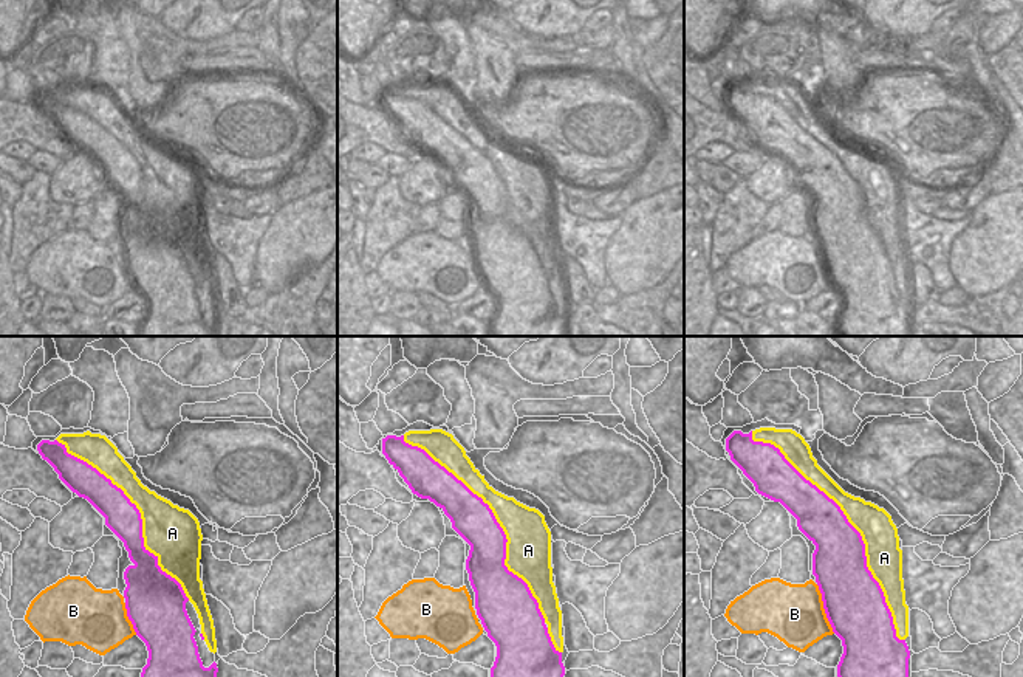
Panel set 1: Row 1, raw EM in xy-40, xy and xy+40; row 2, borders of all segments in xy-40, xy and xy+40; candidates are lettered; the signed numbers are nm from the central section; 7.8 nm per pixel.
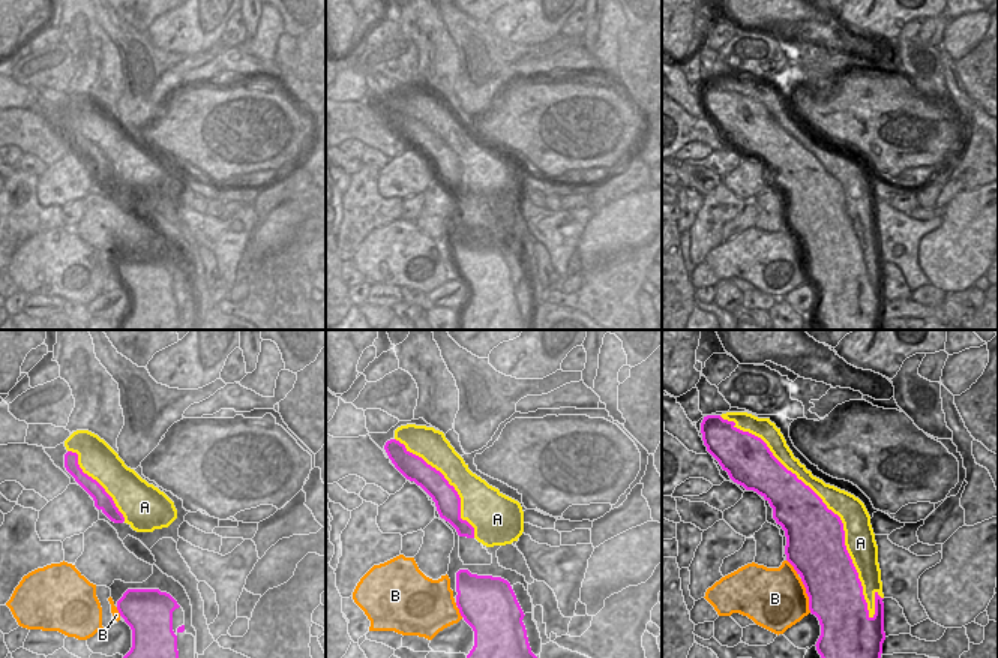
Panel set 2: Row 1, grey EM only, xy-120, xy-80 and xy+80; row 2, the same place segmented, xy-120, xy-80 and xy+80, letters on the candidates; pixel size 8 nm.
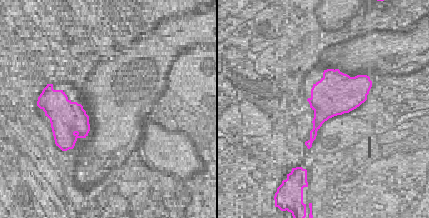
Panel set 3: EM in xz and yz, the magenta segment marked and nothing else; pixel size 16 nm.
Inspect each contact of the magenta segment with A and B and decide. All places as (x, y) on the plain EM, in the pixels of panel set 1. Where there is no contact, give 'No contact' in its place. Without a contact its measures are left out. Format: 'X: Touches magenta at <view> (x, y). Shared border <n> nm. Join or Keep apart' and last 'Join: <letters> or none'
A: Touches magenta at xy+40 (853, 180). Shared border 2000 nm. Join
B: Touches magenta at xy+40 (824, 261). Shared border 420 nm. Keep apart
Join: A

